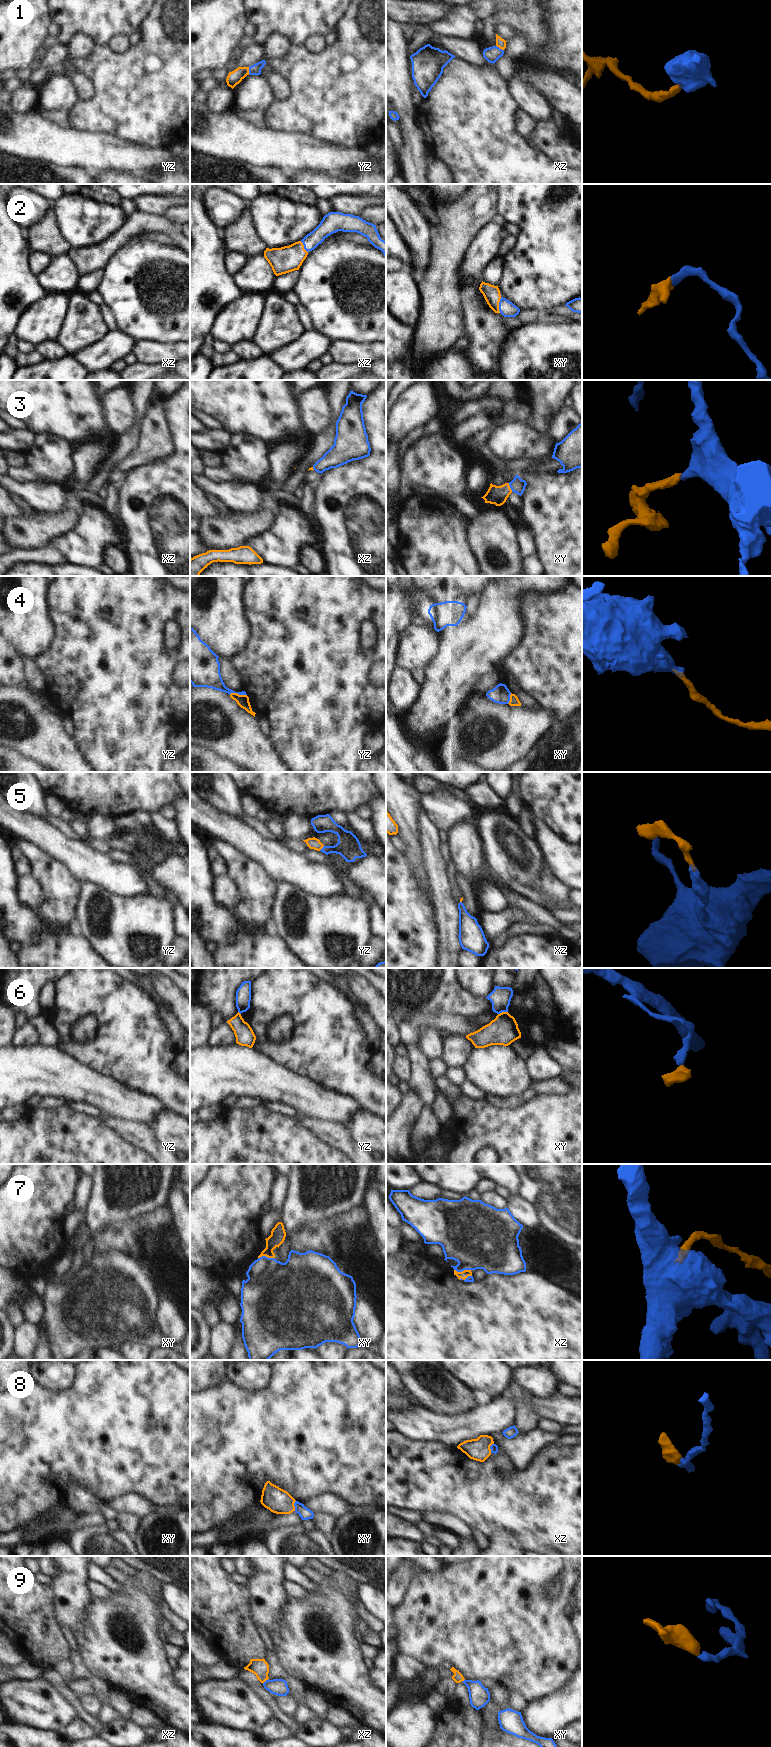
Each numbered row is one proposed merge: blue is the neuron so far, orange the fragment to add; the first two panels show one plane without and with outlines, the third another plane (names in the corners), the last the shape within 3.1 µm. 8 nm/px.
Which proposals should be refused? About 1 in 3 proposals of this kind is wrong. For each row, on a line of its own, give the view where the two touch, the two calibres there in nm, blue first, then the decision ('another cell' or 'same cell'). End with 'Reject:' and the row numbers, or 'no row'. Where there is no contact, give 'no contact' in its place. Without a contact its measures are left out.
1: xz | 120/80 nm | same cell
2: xy | 120/140 nm | same cell
3: xy | 120/150 nm | same cell
4: yz | 160/100 nm | another cell
5: yz | 190/100 nm | same cell
6: xy | 170/240 nm | another cell
7: xy | 420/120 nm | same cell
8: xy | 90/200 nm | same cell
9: xz | 130/140 nm | same cell
Reject: 4, 6

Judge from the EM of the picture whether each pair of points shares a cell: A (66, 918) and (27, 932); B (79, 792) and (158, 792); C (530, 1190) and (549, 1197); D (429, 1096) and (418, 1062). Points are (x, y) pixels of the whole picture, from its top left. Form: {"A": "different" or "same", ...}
{"A": "different", "B": "same", "C": "same", "D": "same"}

